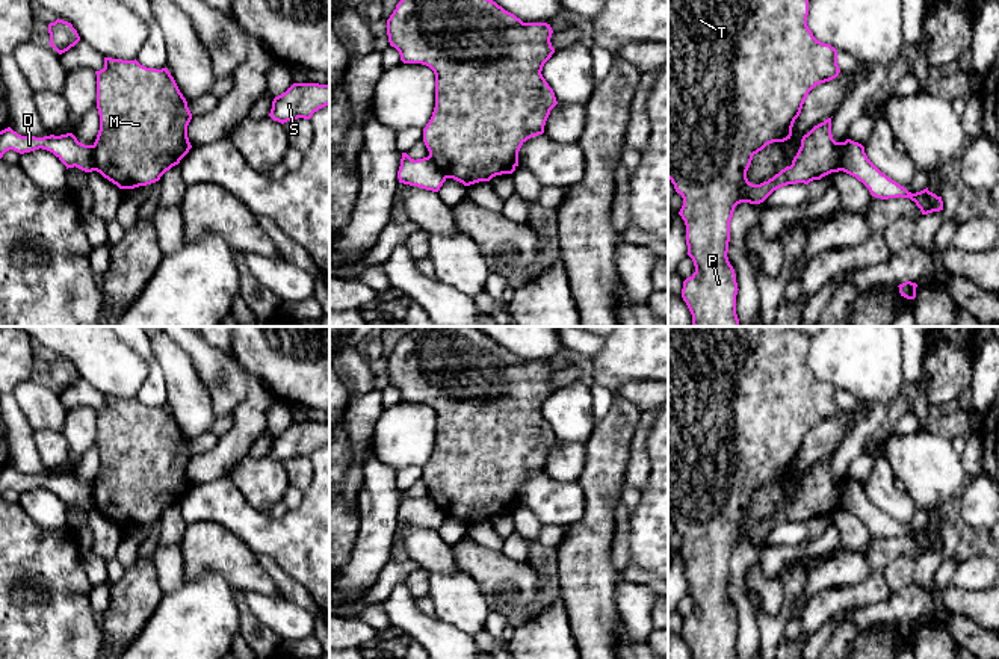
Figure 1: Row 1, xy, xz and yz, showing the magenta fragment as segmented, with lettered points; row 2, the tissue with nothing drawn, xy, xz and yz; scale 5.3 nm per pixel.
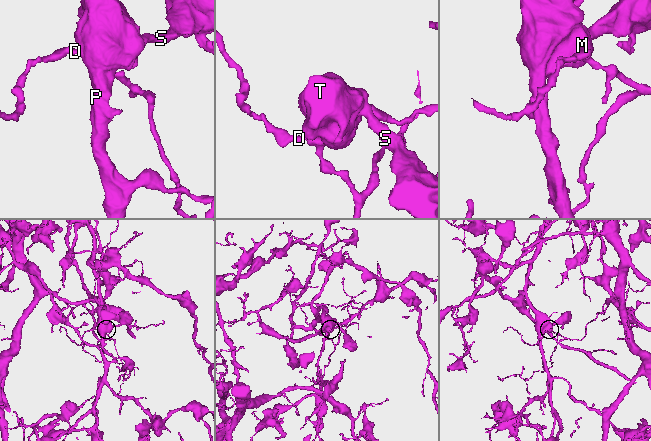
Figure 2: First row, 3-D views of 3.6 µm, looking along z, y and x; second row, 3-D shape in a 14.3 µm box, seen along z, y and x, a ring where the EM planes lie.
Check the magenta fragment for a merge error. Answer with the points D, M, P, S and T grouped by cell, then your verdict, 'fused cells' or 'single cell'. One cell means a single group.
D / M P S T | fused cells

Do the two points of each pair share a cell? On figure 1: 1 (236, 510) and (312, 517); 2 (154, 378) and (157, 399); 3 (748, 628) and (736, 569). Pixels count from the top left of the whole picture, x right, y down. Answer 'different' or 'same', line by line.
1: same
2: same
3: same

